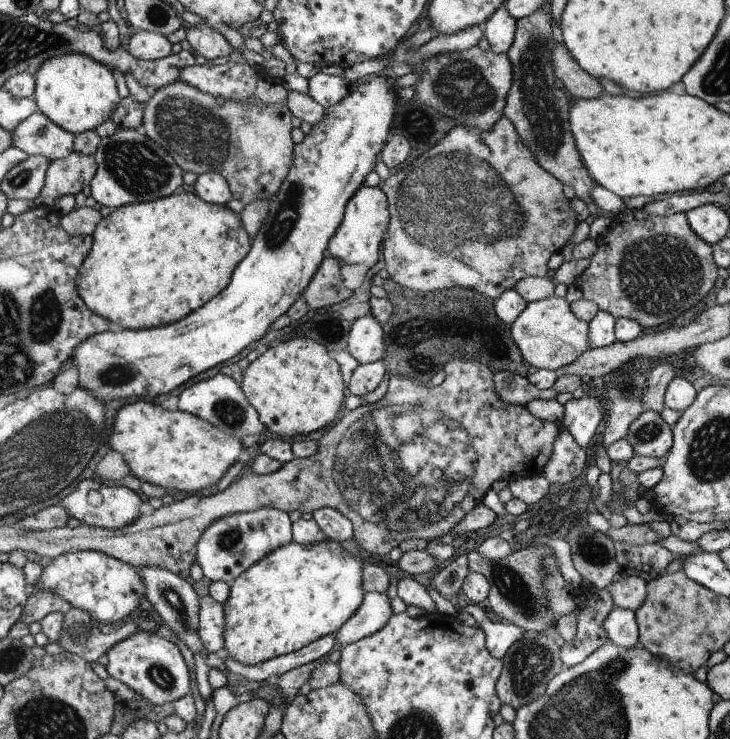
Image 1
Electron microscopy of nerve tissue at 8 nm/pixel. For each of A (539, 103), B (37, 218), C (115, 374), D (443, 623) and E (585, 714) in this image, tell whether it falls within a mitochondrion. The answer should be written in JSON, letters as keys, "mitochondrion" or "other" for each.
{"A":"mitochondrion","B":"other","C":"mitochondrion","D":"other","E":"mitochondrion"}

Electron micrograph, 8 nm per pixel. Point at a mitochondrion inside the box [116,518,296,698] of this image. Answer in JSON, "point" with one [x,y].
{"point":[174,599]}

